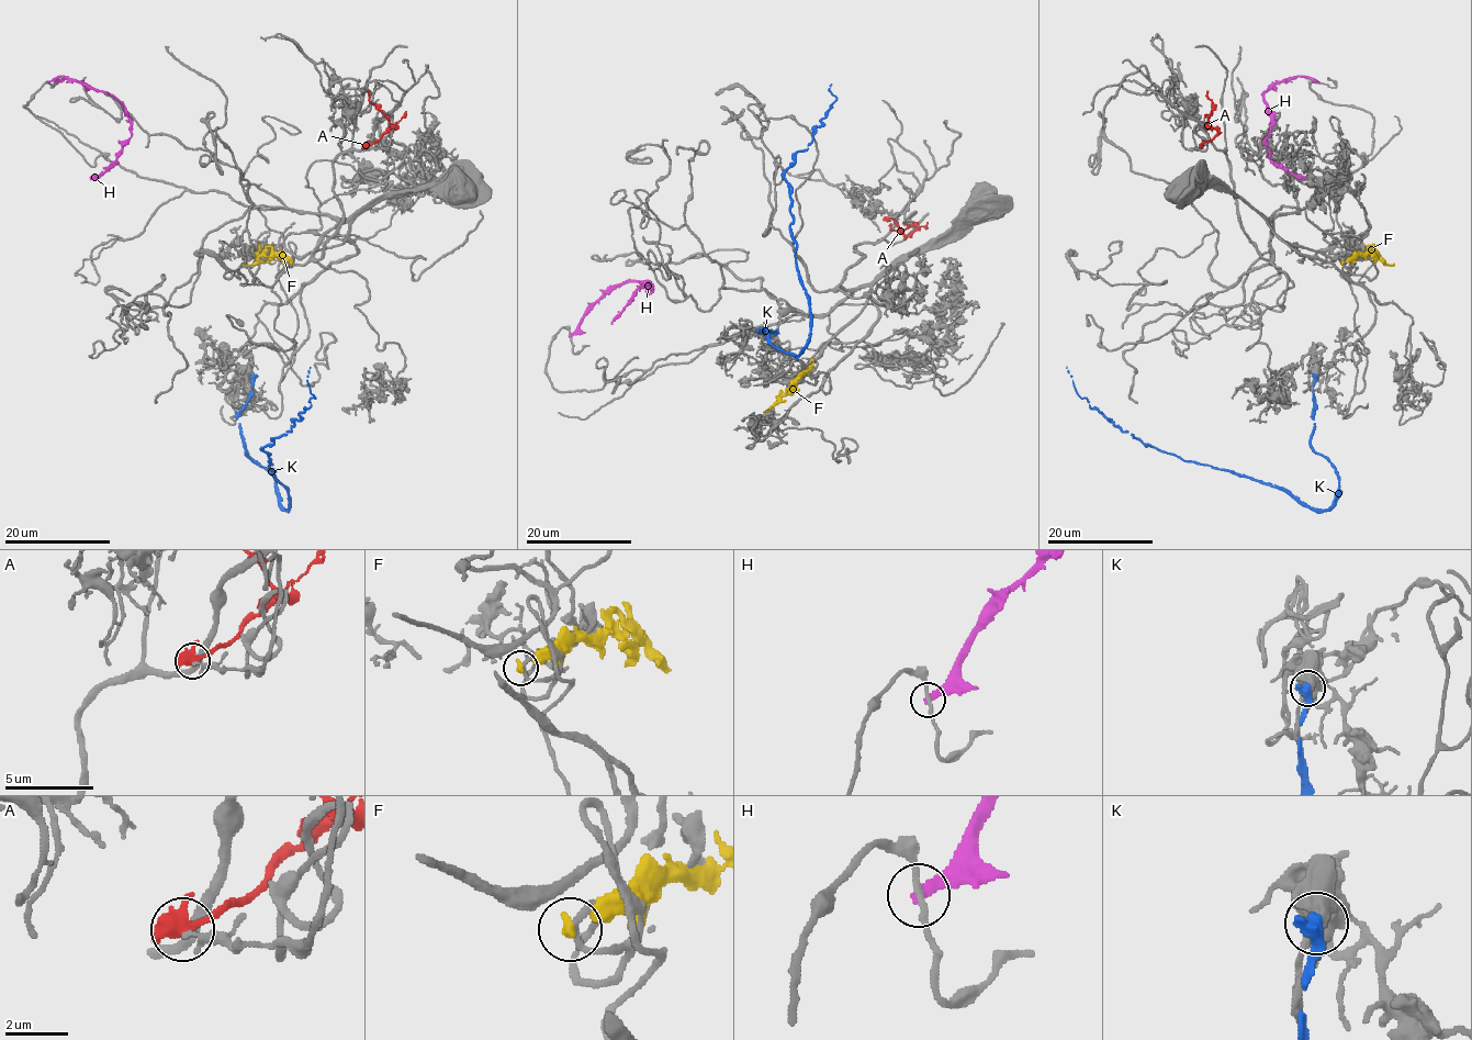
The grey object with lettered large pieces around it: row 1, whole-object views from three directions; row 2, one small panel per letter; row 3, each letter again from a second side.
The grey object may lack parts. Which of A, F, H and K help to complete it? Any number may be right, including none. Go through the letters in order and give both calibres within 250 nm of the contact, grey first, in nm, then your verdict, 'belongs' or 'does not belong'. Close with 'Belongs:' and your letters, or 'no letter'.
A: 220/460 nm | does not belong
F: 190/300 nm | does not belong
H: 190/280 nm | does not belong
K: 480/600 nm | does not belong
Belongs: no letter

